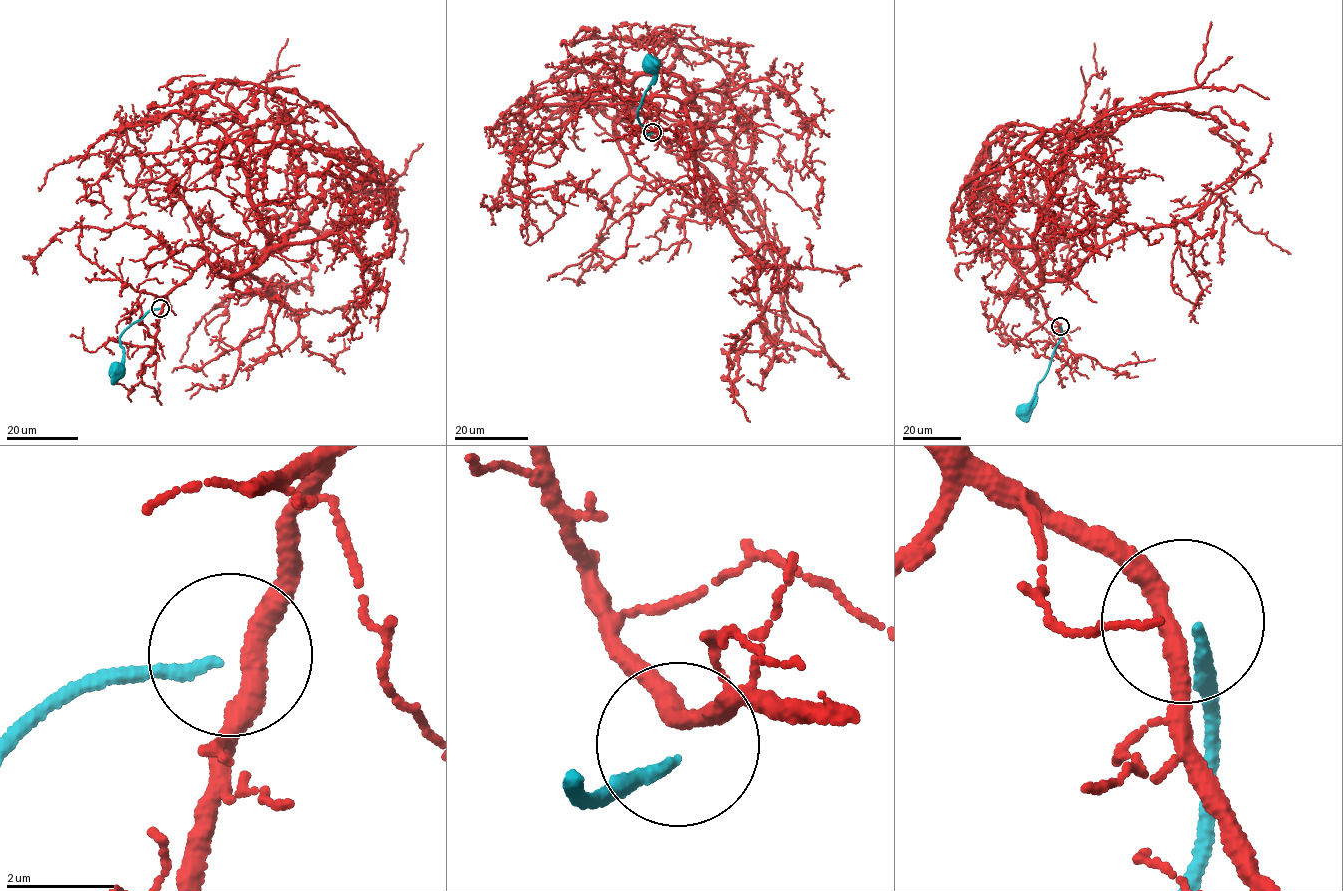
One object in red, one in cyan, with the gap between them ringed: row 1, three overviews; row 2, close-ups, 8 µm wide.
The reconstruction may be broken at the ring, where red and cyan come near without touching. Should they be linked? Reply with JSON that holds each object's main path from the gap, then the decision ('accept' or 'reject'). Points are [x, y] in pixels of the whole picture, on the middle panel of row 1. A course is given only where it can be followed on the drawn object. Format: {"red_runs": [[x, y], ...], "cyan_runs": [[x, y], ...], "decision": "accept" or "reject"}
{"red_runs": [[653, 130], [649, 101], [694, 93], [705, 119], [691, 154], [761, 236], [767, 341], [741, 351], [726, 389]], "cyan_runs": [[652, 133], [645, 135], [638, 112], [657, 74], [655, 65]], "decision": "reject"}

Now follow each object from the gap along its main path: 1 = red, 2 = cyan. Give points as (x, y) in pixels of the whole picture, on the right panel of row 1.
1: (1059, 326), (1029, 285), (1042, 281), (1033, 240), (1062, 153), (1152, 108), (1217, 118), (1218, 133), (1244, 156)
2: (1061, 325), (1061, 335), (1048, 370), (1037, 386), (1032, 406), (1026, 411)

